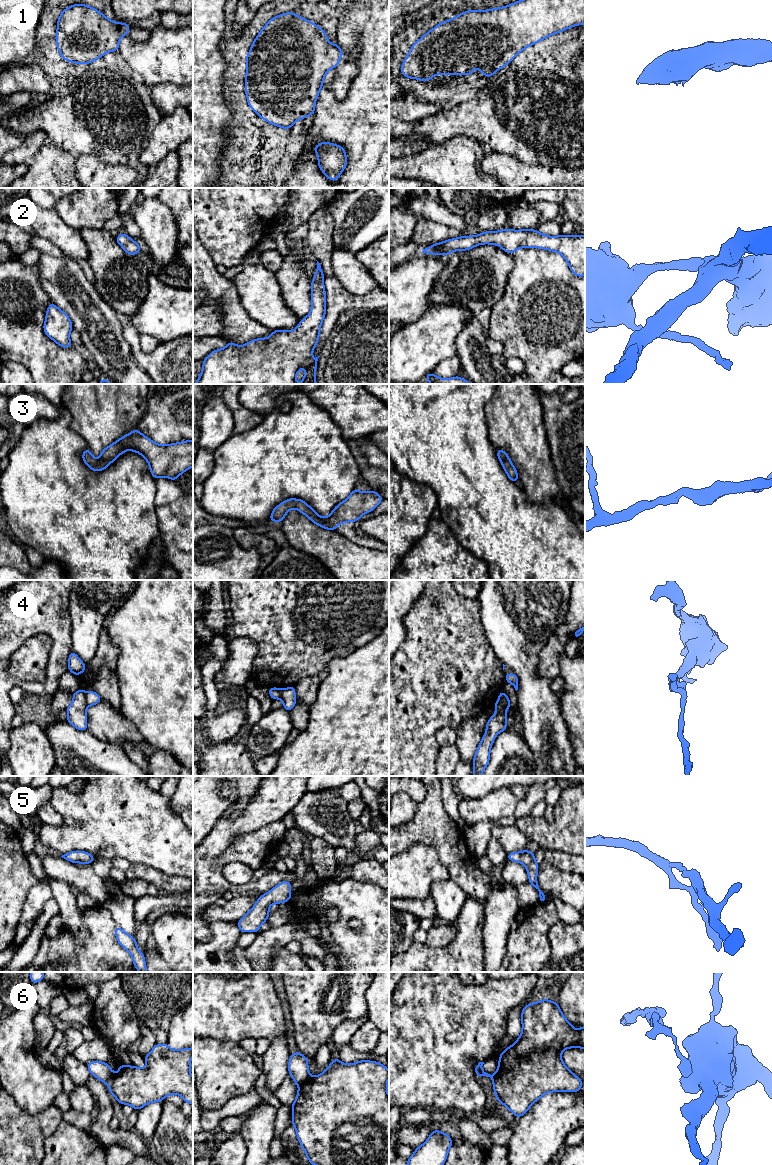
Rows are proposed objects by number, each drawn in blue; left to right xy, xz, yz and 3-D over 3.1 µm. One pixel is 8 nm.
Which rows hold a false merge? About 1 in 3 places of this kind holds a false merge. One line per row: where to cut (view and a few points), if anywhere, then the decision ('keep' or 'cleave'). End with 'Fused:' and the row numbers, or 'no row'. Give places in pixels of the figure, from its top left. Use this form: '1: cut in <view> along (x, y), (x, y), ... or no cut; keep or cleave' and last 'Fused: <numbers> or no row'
1: no cut; keep
2: no cut; keep
3: no cut; keep
4: cut in xy along (85, 692), (87, 706); cleave
5: no cut; keep
6: cut in xz along (310, 1076), (299, 1086); cleave
Fused: 4, 6

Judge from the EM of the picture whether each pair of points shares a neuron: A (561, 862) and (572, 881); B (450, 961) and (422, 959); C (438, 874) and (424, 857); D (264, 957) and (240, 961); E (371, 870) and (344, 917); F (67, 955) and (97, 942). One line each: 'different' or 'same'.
A: different
B: same
C: same
D: different
E: different
F: same

